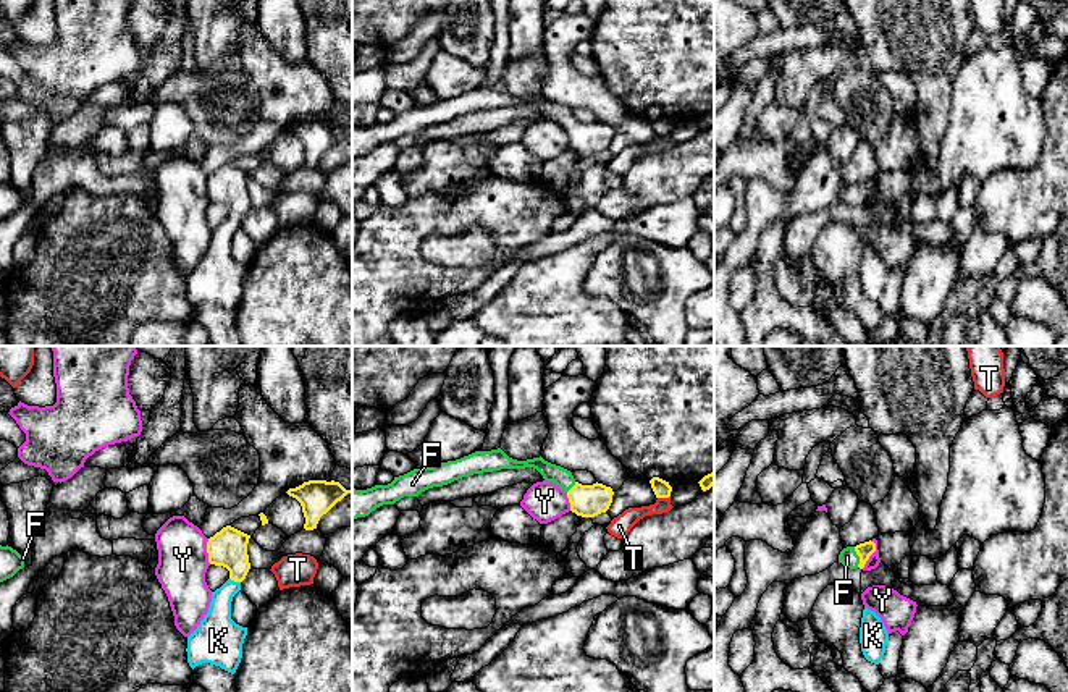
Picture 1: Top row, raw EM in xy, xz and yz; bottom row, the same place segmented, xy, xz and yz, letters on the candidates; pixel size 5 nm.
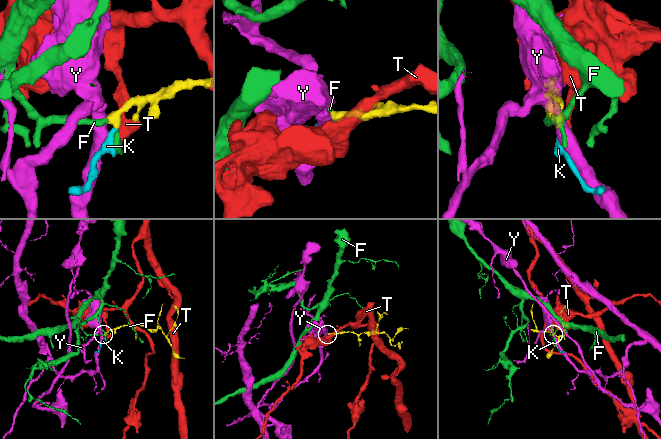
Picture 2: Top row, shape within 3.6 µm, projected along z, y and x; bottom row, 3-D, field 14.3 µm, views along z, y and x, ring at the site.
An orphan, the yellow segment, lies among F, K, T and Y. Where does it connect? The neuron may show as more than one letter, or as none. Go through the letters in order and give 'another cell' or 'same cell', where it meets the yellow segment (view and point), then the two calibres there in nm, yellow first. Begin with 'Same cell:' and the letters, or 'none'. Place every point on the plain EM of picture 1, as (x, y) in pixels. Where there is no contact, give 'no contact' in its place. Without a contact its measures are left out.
Same cell: F, K
F: same cell; meets yellow in yz at (858, 193); 80 nm thick on the yellow side, 90 nm on the other
K: same cell; meets yellow in xy at (235, 219); 190 nm thick on the yellow side, 170 nm on the other
T: another cell; meets yellow in xz at (663, 135); 90 nm thick on the yellow side, 90 nm on the other
Y: another cell; meets yellow in yz at (871, 191); 80 nm thick on the yellow side, 60 nm on the other

